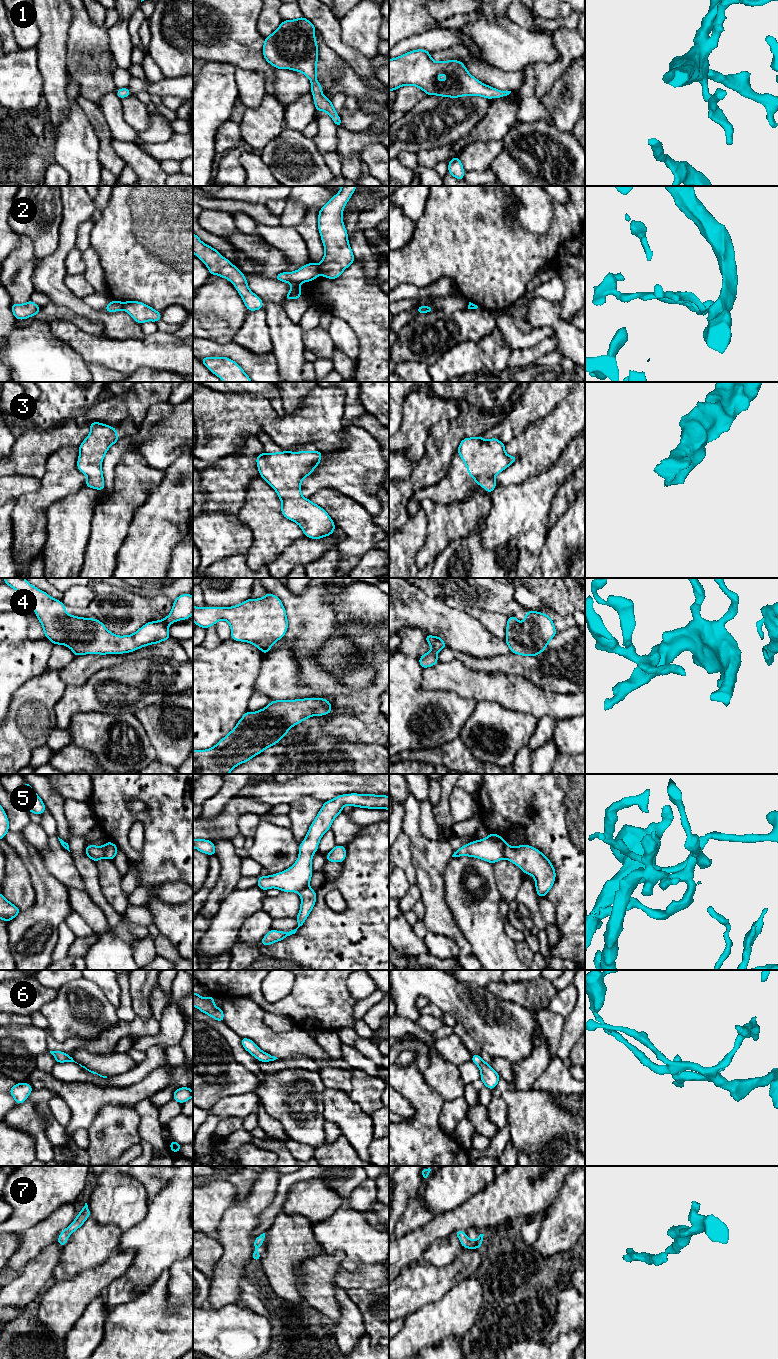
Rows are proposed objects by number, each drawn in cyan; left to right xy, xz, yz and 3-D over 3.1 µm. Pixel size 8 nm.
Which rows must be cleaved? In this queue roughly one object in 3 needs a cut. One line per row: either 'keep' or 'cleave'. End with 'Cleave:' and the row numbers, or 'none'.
1: keep
2: cleave
3: keep
4: keep
5: cleave
6: keep
7: keep
Cleave: 2, 5

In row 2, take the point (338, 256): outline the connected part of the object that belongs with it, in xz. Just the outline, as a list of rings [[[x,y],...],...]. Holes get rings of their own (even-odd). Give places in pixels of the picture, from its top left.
[[[341,186],[341,190],[319,210],[318,230],[325,249],[319,272],[332,280],[340,277],[355,260],[342,218],[343,209],[356,188]]]

